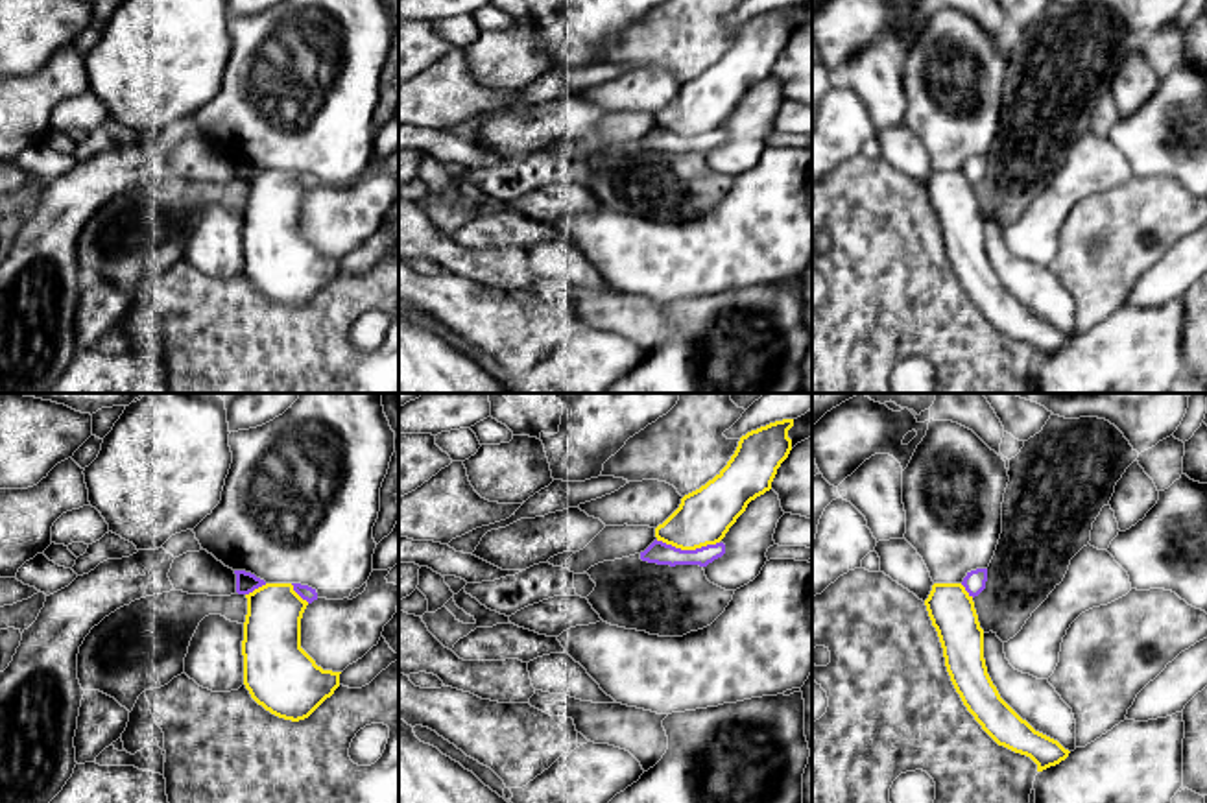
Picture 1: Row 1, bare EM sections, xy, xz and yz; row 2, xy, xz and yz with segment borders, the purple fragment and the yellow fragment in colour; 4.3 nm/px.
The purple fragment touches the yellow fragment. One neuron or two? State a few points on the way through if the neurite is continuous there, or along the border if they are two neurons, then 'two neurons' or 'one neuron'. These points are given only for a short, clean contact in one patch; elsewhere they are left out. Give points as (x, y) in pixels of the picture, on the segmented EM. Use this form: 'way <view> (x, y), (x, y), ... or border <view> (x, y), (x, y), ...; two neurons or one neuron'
border xz (656, 539), (681, 549), (718, 543); two neurons

